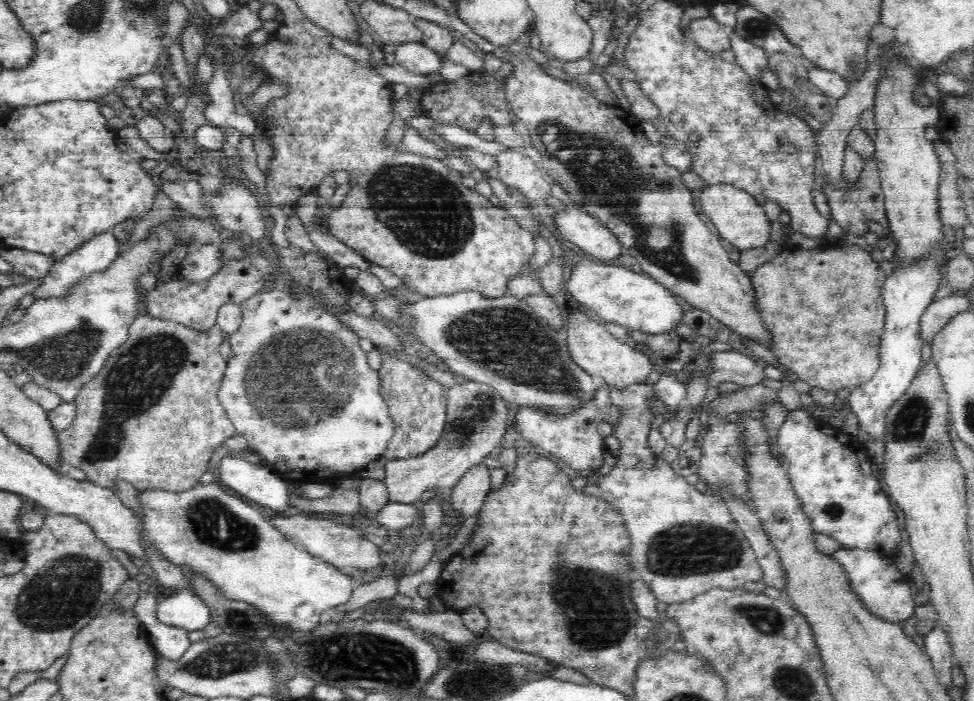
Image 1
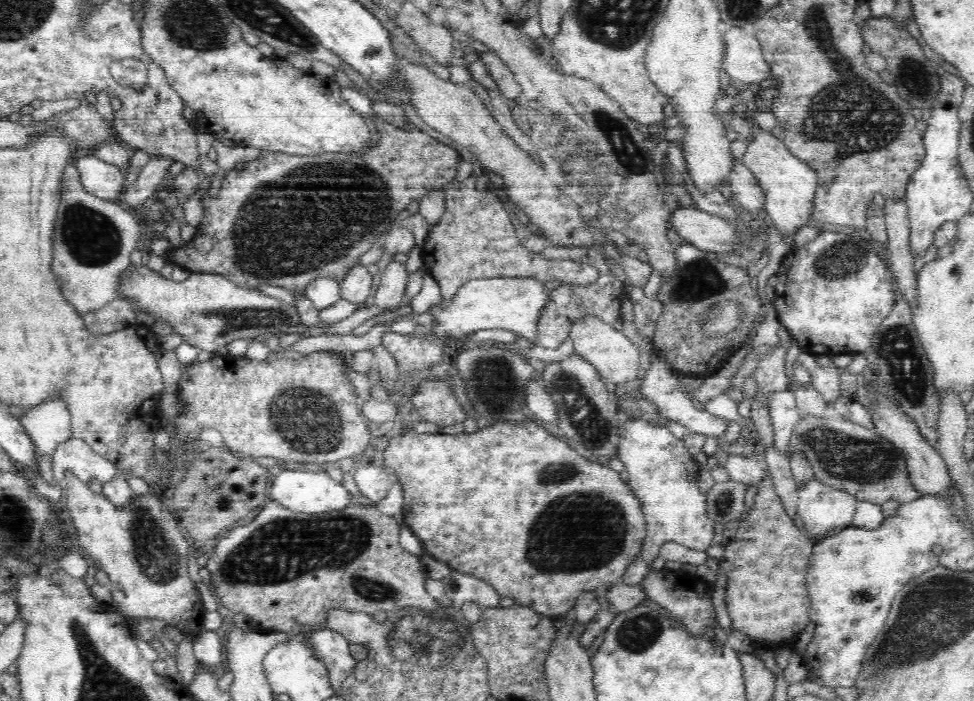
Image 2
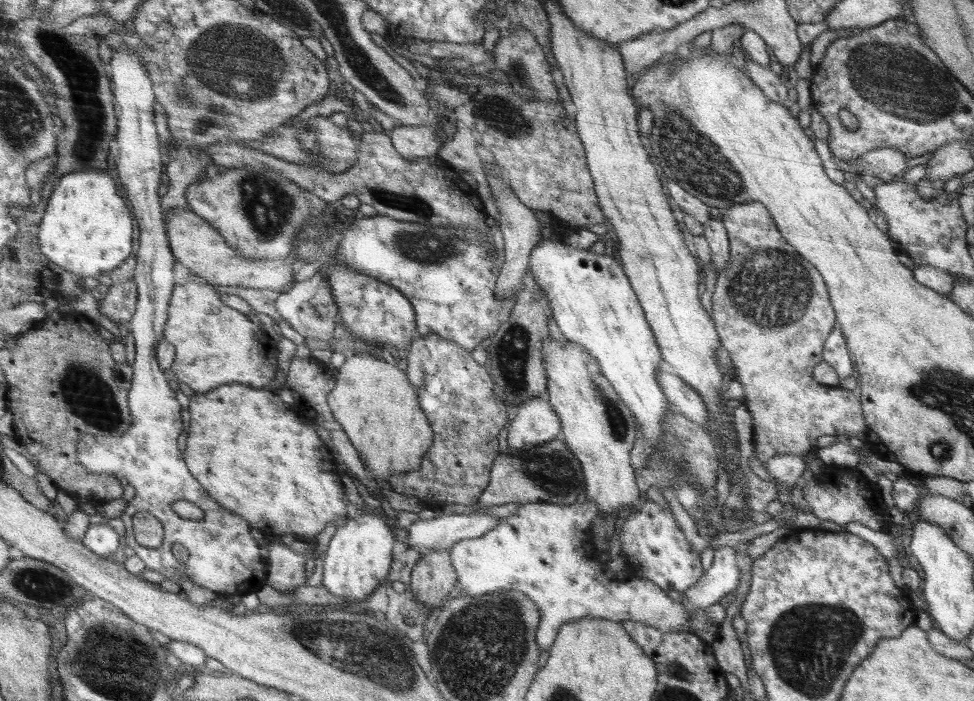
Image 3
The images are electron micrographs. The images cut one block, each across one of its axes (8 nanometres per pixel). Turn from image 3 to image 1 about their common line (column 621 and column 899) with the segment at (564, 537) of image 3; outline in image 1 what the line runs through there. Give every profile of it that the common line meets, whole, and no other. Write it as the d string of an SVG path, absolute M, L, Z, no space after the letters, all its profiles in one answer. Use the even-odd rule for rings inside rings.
M842 548L830 555L834 556L834 559L840 561L842 567L846 568L846 573L850 578L850 587L853 588L858 599L862 600L862 604L865 604L870 612L874 612L874 615L894 622L914 617L916 604L912 598L908 598L908 588L888 588L890 582L902 580L902 574L896 570L893 559L886 560L874 551L858 550L858 548Z

